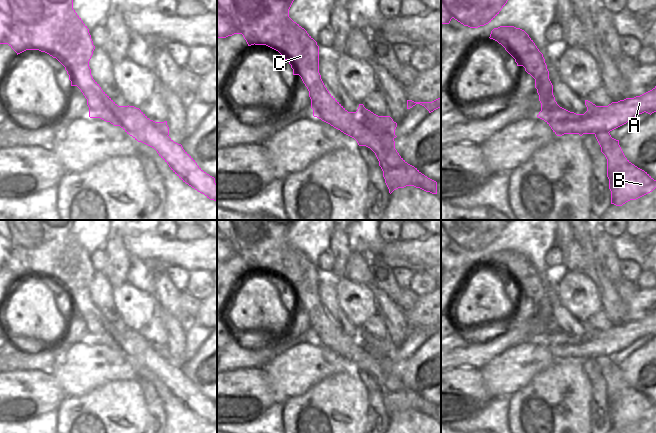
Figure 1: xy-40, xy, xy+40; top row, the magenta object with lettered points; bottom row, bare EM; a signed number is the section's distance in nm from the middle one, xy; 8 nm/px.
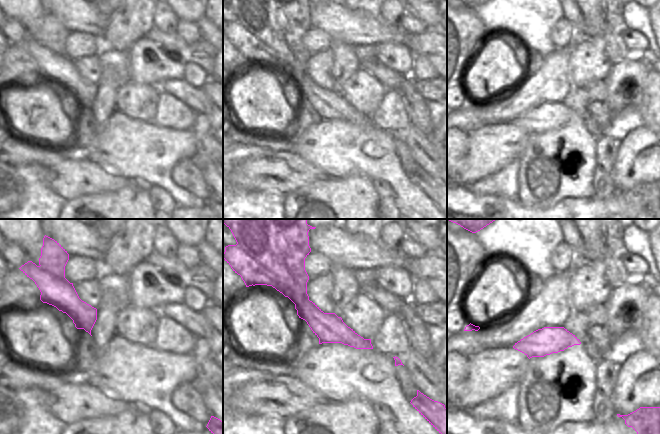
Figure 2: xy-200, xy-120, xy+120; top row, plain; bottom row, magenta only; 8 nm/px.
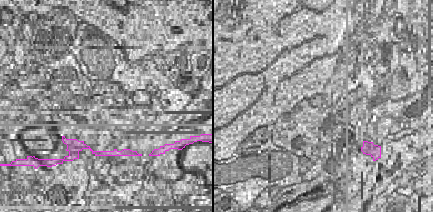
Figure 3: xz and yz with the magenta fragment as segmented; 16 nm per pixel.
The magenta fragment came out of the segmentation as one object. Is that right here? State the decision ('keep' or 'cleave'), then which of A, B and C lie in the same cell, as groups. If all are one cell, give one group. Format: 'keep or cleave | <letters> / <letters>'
cleave | A / B C

